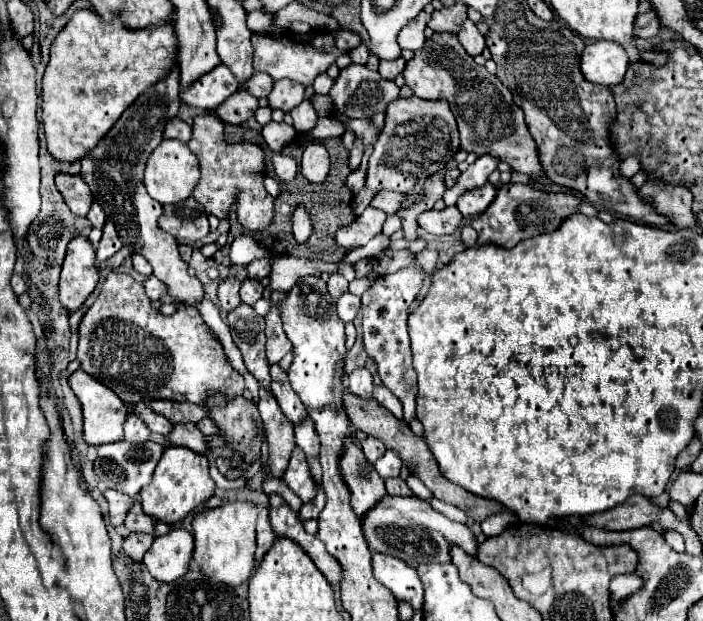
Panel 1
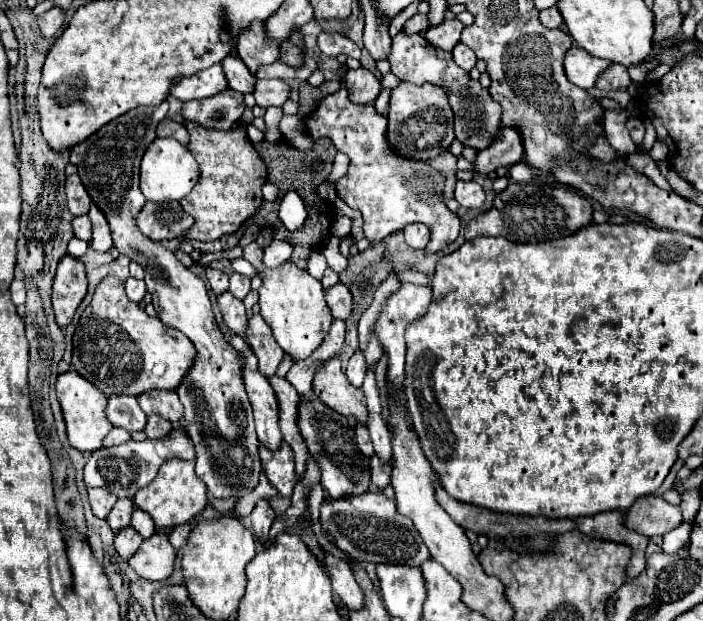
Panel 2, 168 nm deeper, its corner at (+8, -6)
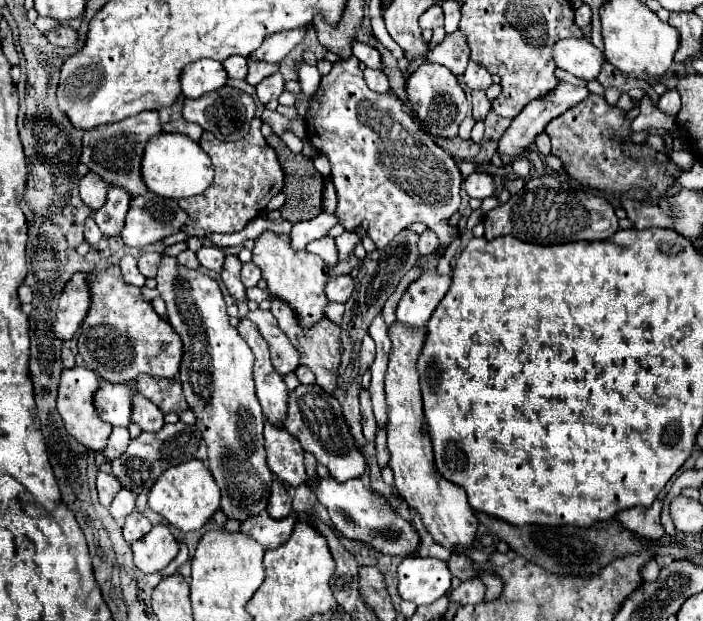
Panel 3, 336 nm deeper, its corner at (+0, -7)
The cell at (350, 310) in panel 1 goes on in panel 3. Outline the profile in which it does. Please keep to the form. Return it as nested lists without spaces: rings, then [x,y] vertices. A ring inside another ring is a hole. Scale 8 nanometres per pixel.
[[[350,275],[334,277],[326,285],[326,295],[332,303],[346,303],[346,299],[350,299],[350,295],[352,295],[352,289],[354,289],[354,281]]]

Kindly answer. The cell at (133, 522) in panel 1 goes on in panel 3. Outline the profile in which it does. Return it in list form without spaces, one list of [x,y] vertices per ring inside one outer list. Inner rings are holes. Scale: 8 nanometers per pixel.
[[[122,489],[112,501],[112,515],[114,515],[114,519],[124,521],[126,515],[130,515],[134,511],[134,501],[136,501],[136,493],[132,493],[128,489]]]

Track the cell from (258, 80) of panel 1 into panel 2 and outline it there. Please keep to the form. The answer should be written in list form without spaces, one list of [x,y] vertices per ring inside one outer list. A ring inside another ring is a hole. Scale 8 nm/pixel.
[[[226,56],[222,60],[222,68],[224,68],[224,74],[226,74],[228,86],[232,90],[238,90],[242,94],[252,92],[256,78],[250,74],[250,70],[244,66],[244,62],[238,56]]]

